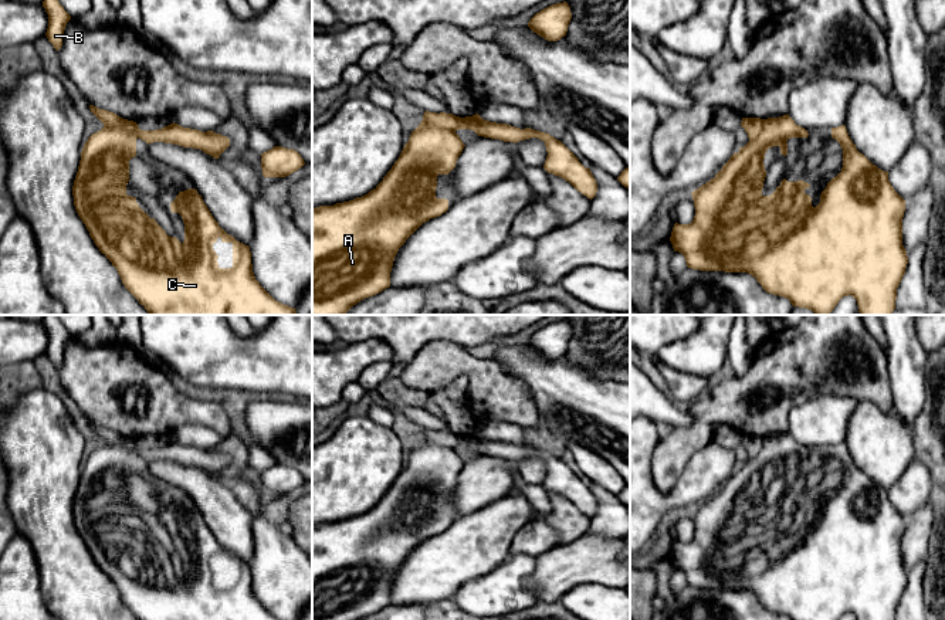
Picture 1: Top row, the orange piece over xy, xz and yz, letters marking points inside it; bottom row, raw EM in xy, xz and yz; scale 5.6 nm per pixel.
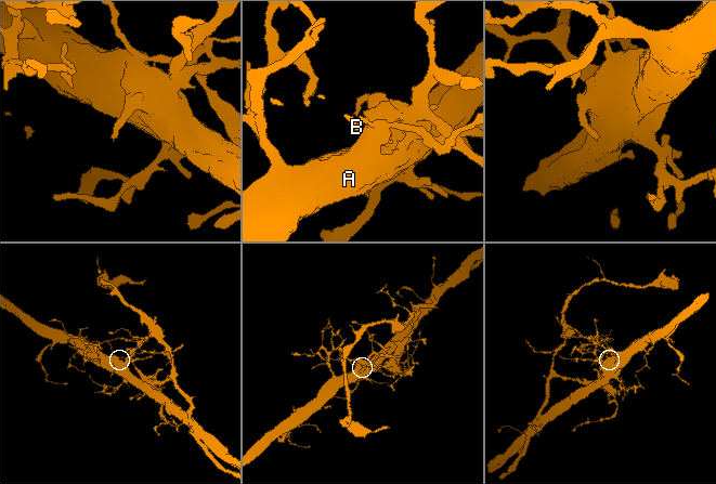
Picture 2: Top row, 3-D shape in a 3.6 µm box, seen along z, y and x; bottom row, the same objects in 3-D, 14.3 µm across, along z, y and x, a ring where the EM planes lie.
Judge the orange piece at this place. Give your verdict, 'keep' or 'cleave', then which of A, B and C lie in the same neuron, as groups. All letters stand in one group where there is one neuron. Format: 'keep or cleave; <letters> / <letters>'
cleave; A C / B

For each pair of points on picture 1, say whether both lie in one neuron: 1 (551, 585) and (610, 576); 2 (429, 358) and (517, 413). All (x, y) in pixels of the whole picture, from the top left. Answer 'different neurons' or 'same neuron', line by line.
1: same neuron
2: same neuron

